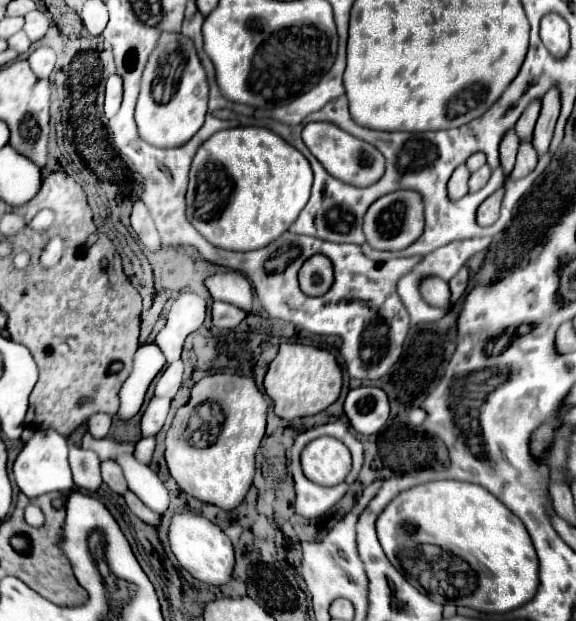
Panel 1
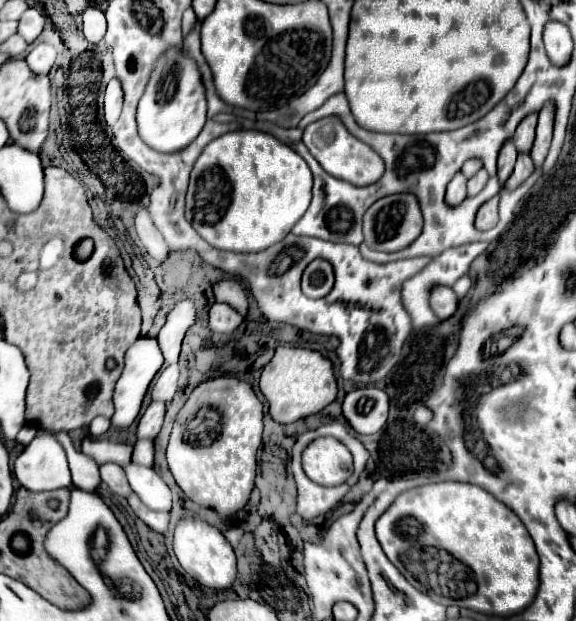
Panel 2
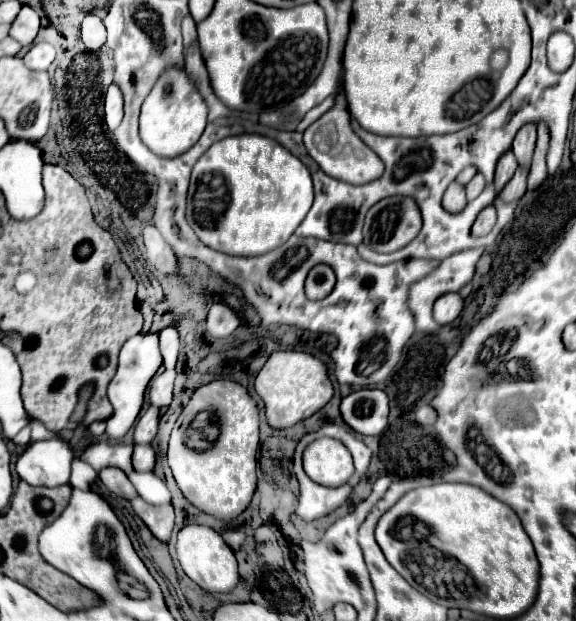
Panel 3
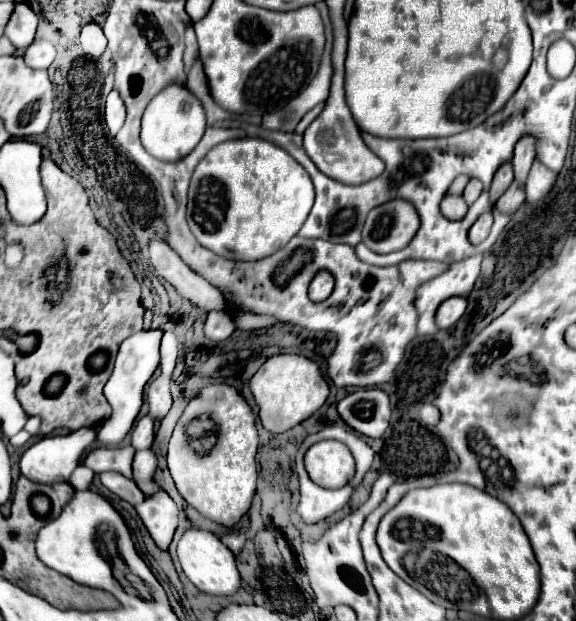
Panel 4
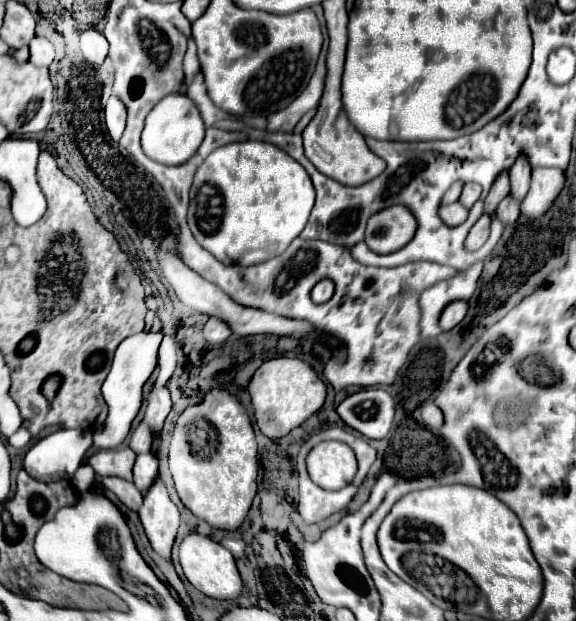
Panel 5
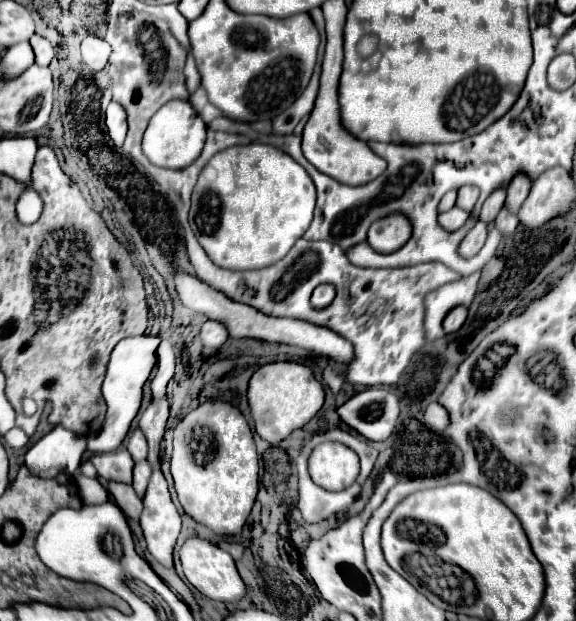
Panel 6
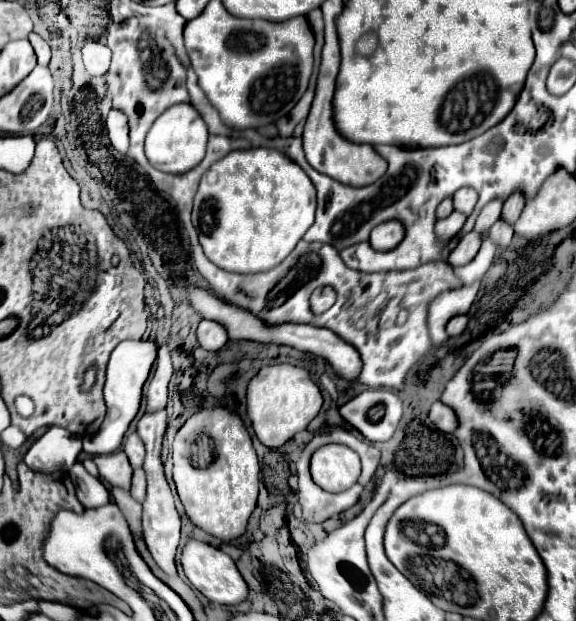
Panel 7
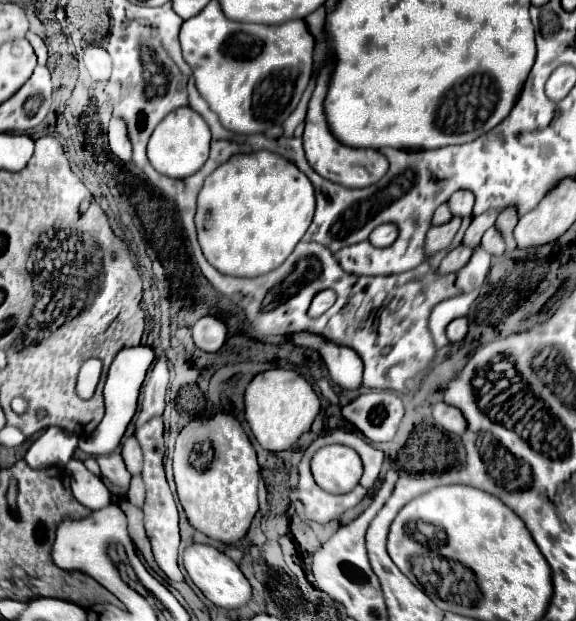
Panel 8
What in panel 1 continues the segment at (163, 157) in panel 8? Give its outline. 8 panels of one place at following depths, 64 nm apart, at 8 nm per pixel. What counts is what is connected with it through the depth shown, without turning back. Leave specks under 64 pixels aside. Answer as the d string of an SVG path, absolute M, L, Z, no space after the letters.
M162 34L158 48L152 52L136 104L138 134L156 148L178 148L186 144L204 124L208 104L206 72L196 56L194 44L182 34Z

